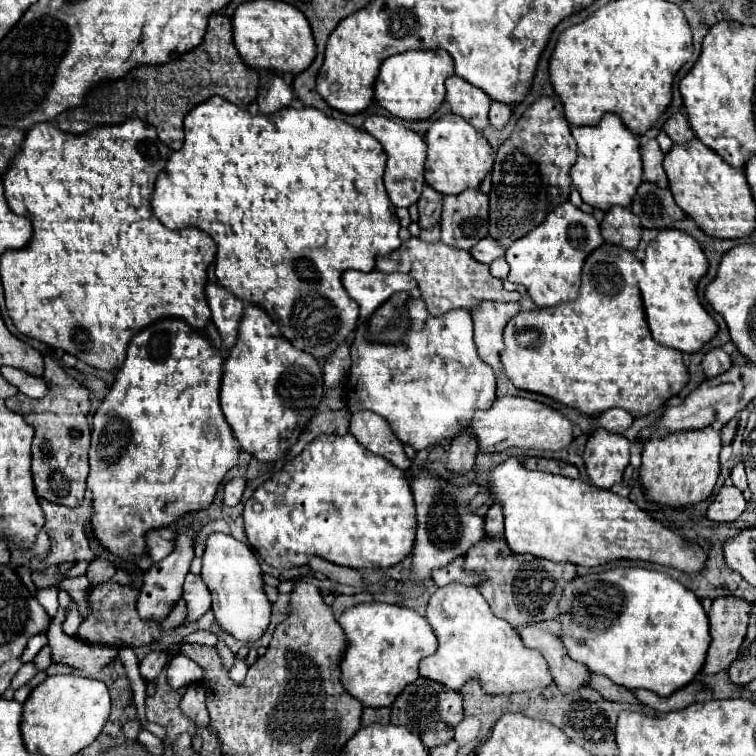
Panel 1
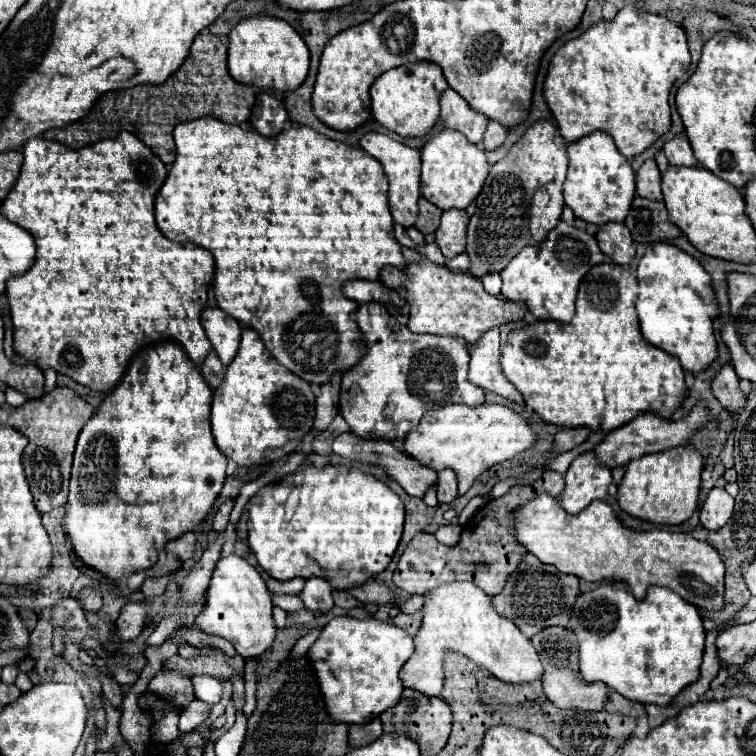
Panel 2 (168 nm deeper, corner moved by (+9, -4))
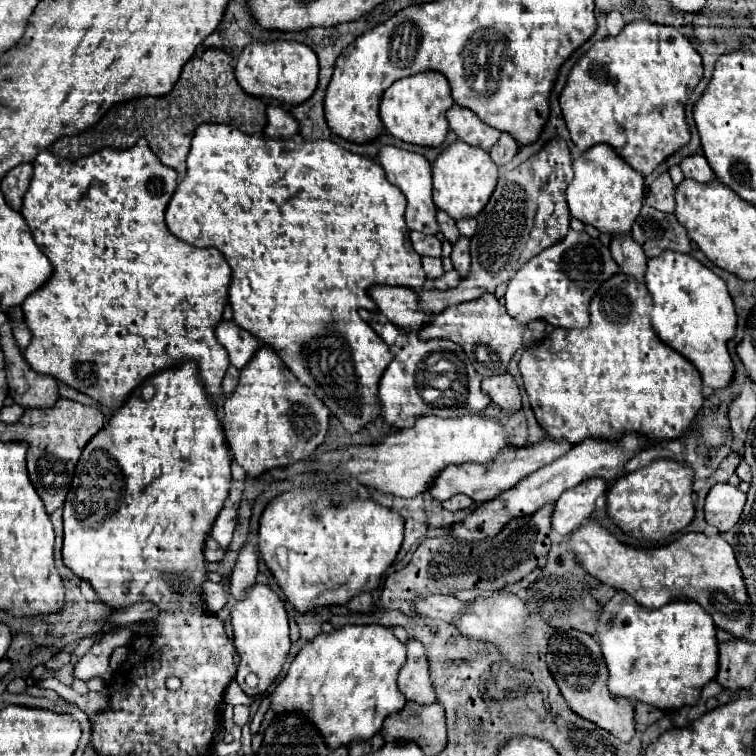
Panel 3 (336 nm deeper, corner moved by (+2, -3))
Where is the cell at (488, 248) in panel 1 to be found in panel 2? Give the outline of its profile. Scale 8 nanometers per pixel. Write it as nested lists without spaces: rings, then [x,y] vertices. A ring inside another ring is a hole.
[[[460,253],[460,255],[456,255],[454,259],[448,259],[446,265],[448,265],[448,269],[454,271],[454,273],[464,273],[464,271],[468,269],[468,257],[466,257],[466,253]]]

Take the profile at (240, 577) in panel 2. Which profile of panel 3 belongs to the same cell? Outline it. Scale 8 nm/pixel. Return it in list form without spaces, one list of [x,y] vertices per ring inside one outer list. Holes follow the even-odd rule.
[[[253,584],[245,590],[241,598],[235,598],[235,606],[231,610],[231,626],[233,626],[233,642],[241,656],[235,680],[245,694],[249,696],[263,694],[281,672],[285,656],[289,654],[291,648],[287,612],[283,600],[267,584]]]

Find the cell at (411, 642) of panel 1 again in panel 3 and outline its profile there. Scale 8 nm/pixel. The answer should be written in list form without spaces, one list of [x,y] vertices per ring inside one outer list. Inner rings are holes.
[[[347,624],[329,634],[319,634],[307,642],[295,656],[285,680],[271,692],[271,708],[281,712],[303,712],[325,736],[329,748],[349,744],[353,740],[369,740],[383,726],[383,720],[405,706],[405,696],[397,686],[397,676],[407,660],[405,642],[401,642],[391,628],[381,624],[355,626]]]

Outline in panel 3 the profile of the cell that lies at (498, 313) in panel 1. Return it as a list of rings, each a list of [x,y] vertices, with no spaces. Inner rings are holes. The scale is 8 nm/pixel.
[[[509,372],[483,378],[481,388],[483,388],[483,392],[487,392],[491,396],[491,400],[499,408],[503,408],[507,412],[517,412],[521,408],[521,390]]]

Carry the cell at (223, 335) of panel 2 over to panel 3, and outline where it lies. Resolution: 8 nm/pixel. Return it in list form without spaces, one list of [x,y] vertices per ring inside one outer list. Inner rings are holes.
[[[221,320],[215,328],[215,336],[229,352],[229,360],[237,370],[241,370],[259,348],[259,340],[237,326],[233,320]]]

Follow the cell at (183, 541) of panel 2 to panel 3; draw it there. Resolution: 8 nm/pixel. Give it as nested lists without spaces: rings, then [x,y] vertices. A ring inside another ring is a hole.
[[[207,536],[205,538],[205,552],[203,552],[203,556],[205,556],[207,562],[217,562],[217,560],[221,560],[225,556],[225,552],[217,546],[217,542],[211,536]]]

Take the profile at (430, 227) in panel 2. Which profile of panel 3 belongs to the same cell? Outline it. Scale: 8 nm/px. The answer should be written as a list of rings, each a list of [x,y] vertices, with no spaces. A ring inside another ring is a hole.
[[[437,210],[437,224],[439,224],[439,232],[449,240],[449,242],[455,242],[459,238],[459,230],[455,226],[455,220],[443,212],[443,210]]]

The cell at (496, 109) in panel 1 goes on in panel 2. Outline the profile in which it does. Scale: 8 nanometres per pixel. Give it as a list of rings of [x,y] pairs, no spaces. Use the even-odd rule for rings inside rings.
[[[490,121],[490,123],[488,123],[488,129],[486,129],[486,135],[484,135],[484,141],[482,141],[482,147],[484,147],[486,151],[496,151],[496,149],[500,149],[502,143],[504,143],[504,139],[506,139],[506,133],[508,133],[508,131],[506,131],[500,123]]]

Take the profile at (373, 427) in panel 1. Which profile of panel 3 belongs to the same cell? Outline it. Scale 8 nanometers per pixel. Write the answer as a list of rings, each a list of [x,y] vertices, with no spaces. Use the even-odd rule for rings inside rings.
[[[543,440],[537,442],[529,448],[515,448],[515,450],[505,450],[501,452],[501,456],[491,462],[489,466],[481,466],[481,464],[461,464],[461,466],[447,466],[445,470],[441,470],[435,480],[429,484],[427,492],[439,500],[445,502],[455,494],[467,494],[469,498],[473,498],[475,502],[489,502],[493,498],[497,498],[501,492],[513,488],[521,478],[529,476],[531,472],[543,468],[545,464],[551,464],[553,460],[557,460],[559,456],[565,456],[569,450],[573,448],[571,442],[567,440]]]

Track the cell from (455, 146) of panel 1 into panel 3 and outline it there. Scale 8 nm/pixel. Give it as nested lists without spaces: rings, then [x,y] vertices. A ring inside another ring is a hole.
[[[455,140],[435,158],[431,166],[433,166],[433,200],[437,208],[445,210],[455,220],[477,216],[485,208],[497,184],[497,166],[493,164],[489,152],[485,152],[483,148],[469,146],[461,140]]]

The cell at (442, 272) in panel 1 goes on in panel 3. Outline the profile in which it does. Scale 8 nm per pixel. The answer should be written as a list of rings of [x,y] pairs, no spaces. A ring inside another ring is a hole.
[[[489,292],[477,300],[461,302],[461,304],[445,308],[443,312],[433,314],[431,320],[427,324],[423,324],[423,328],[419,330],[419,336],[421,336],[421,340],[447,338],[447,340],[457,342],[465,350],[469,360],[473,362],[475,370],[481,376],[491,376],[491,374],[505,372],[511,356],[519,348],[527,348],[531,344],[537,344],[545,334],[533,332],[531,324],[519,324],[513,316],[507,314],[505,306],[499,304],[495,294]],[[479,348],[483,348],[483,350],[479,350]]]

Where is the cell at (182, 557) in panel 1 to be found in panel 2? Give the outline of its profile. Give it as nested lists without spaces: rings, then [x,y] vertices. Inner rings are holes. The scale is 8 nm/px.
[[[128,603],[118,621],[116,621],[116,637],[120,641],[130,641],[140,635],[144,629],[144,619],[146,619],[146,603]]]

